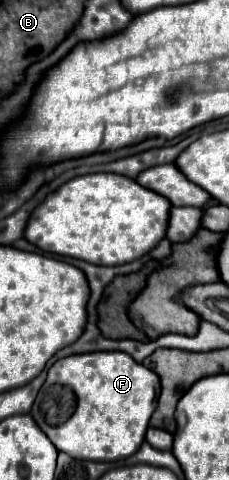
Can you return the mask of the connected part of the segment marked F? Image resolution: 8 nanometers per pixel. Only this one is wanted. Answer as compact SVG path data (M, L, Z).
M122 351L58 359L38 391L30 415L58 451L88 461L118 461L138 451L158 403L158 375Z

